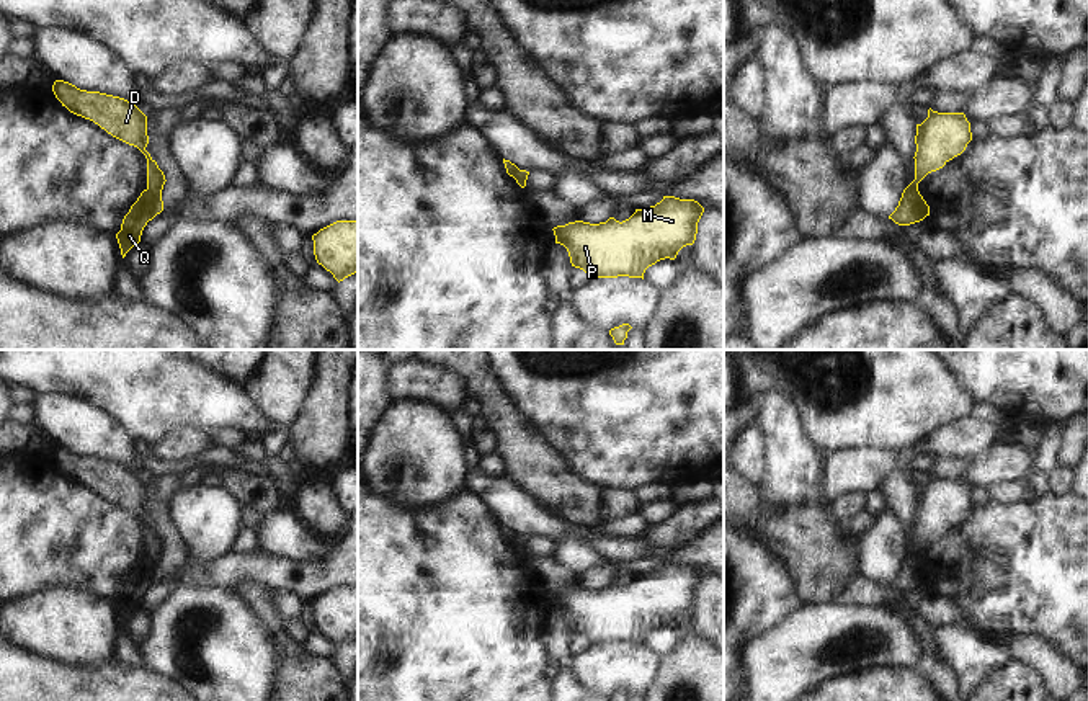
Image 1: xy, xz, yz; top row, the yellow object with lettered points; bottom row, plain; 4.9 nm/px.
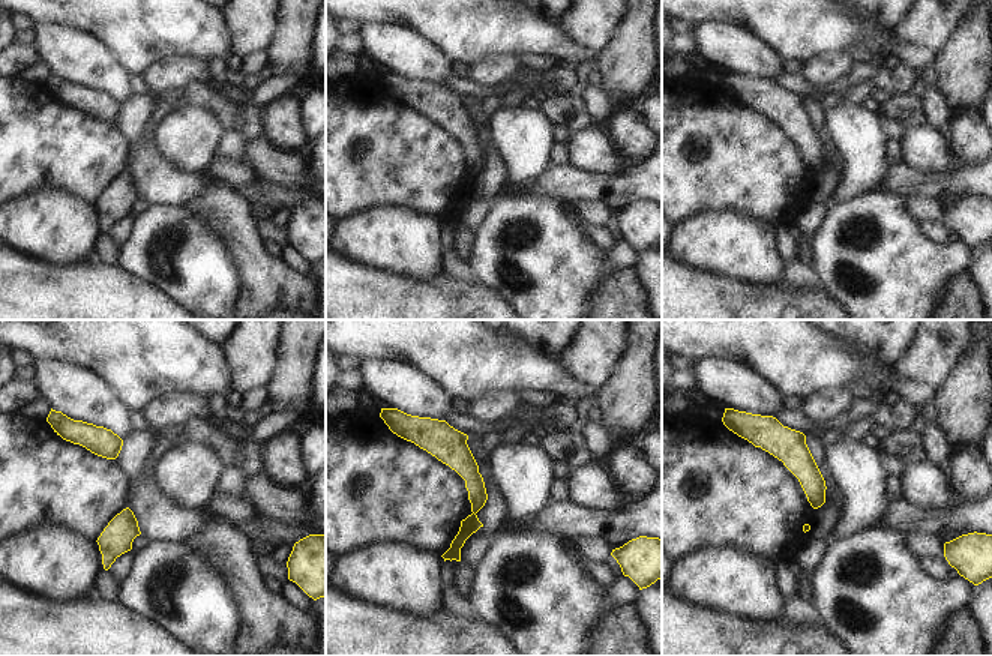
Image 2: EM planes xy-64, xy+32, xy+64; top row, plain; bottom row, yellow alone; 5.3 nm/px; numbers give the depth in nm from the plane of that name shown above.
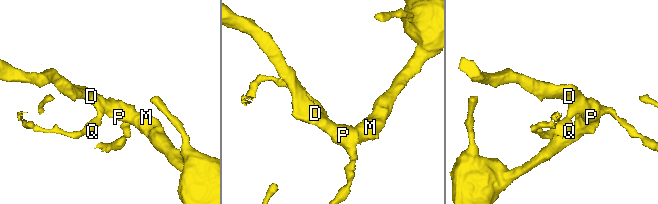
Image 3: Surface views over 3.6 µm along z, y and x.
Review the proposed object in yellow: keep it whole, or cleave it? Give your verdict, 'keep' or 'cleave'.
cleave

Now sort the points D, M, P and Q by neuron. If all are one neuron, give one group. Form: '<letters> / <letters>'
D M P / Q

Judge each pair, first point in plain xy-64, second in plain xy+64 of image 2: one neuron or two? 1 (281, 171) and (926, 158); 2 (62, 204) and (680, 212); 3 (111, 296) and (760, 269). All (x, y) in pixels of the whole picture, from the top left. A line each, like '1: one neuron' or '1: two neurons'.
1: one neuron
2: two neurons
3: two neurons

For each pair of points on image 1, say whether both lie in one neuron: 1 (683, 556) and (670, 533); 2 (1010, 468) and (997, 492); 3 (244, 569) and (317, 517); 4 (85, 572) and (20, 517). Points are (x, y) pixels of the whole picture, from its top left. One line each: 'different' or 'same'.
1: different
2: different
3: different
4: same

